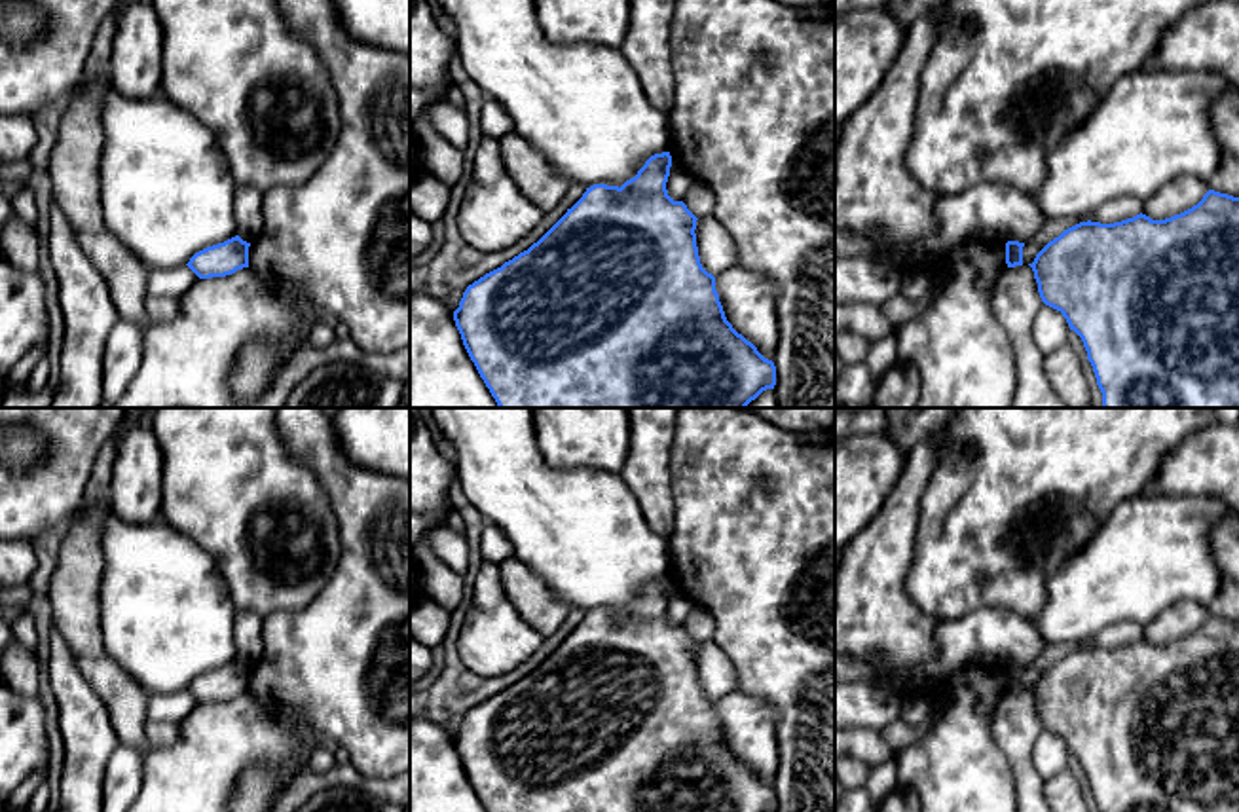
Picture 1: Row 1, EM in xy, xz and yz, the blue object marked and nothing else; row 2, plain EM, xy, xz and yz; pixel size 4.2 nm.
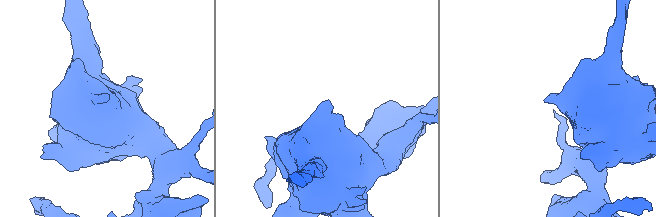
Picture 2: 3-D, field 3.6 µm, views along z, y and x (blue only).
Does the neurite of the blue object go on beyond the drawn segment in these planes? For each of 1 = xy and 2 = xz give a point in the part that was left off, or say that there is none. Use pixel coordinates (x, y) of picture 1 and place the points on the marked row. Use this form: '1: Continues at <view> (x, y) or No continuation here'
1: No continuation here
2: No continuation here

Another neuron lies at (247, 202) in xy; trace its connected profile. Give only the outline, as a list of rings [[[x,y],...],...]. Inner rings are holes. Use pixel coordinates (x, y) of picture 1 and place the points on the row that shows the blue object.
[[[237,186],[235,190],[233,218],[237,222],[237,235],[247,243],[260,235],[264,224],[262,199],[264,194],[252,186]]]

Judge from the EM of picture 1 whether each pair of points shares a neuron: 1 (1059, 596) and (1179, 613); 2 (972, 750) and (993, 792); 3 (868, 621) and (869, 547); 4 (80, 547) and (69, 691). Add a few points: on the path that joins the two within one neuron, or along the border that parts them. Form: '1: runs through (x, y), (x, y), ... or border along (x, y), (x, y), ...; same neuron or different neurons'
1: border along (1205, 604), (1179, 600), (1145, 627); different neurons
2: runs through (972, 759), (972, 771), (983, 782); same neuron
3: runs through (868, 602), (869, 566); same neuron
4: border along (54, 628), (63, 638), (84, 680), (97, 693); different neurons

